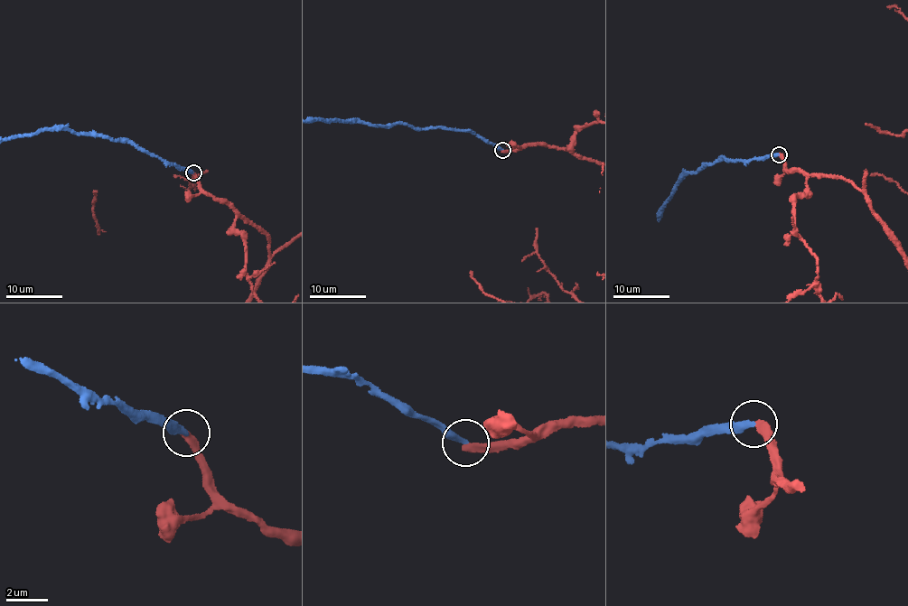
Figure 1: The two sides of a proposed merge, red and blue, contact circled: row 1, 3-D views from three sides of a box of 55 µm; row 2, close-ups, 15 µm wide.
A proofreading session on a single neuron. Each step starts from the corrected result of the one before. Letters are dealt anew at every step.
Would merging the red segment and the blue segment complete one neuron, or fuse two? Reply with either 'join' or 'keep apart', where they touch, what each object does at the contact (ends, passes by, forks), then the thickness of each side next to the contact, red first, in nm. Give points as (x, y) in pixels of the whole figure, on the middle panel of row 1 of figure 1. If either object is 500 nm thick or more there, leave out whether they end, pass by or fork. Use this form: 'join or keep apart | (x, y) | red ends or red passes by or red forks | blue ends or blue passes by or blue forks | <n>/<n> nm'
keep apart | (502, 150) | red ends | blue ends | 400/280 nm

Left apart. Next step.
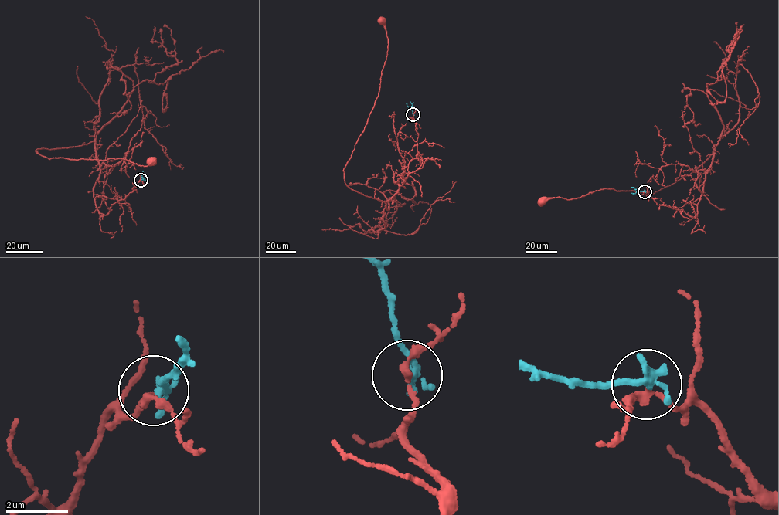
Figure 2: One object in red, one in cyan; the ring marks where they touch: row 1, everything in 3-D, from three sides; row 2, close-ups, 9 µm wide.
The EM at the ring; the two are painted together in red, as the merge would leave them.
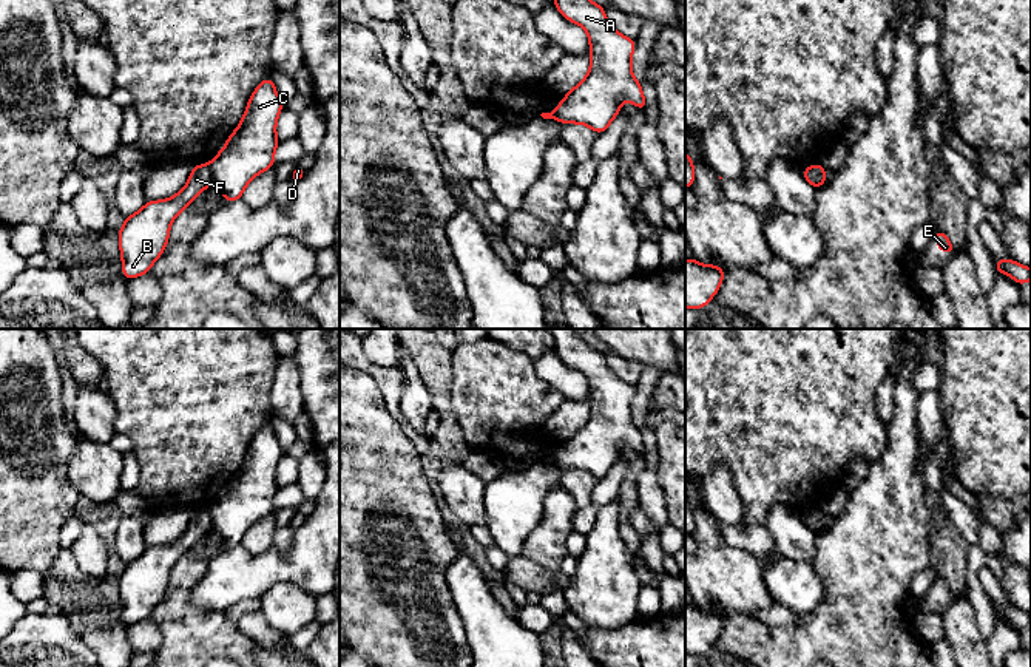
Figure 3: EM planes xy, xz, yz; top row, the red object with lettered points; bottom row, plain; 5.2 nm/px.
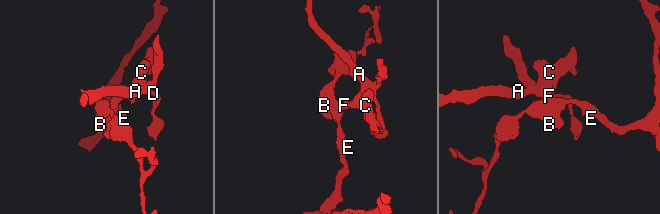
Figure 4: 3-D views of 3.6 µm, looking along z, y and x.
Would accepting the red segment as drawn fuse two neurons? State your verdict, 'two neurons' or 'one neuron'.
two neurons

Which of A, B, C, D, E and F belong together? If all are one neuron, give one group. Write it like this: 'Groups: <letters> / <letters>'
Groups: A C D / B E F

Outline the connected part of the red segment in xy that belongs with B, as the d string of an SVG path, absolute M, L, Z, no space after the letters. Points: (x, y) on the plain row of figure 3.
M208 510L193 511L188 528L179 539L164 547L147 547L137 559L125 564L117 577L125 625L150 618L156 605L165 598L174 564L211 528Z

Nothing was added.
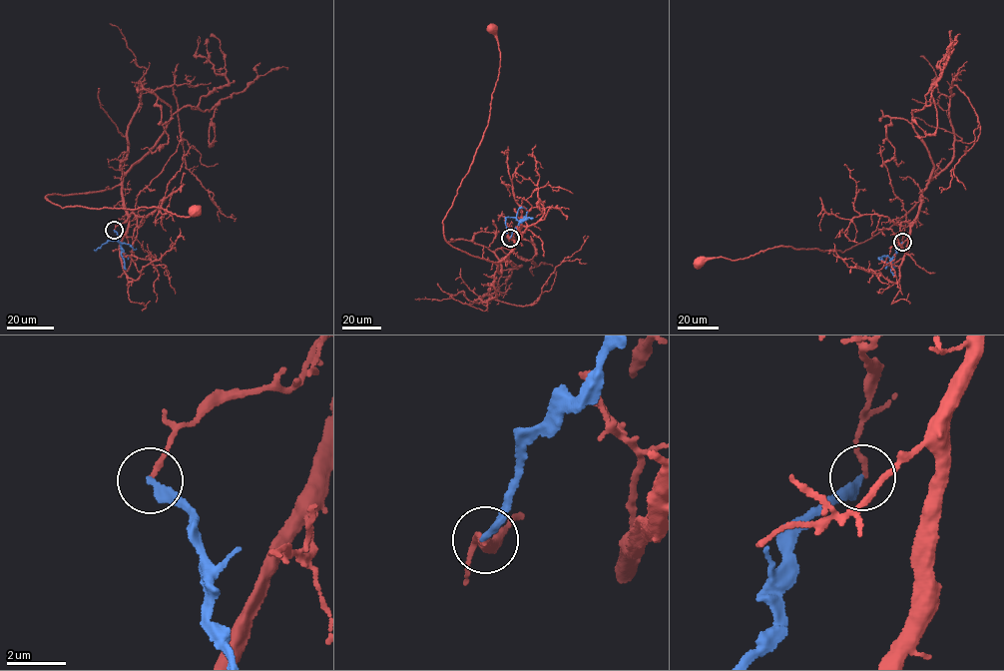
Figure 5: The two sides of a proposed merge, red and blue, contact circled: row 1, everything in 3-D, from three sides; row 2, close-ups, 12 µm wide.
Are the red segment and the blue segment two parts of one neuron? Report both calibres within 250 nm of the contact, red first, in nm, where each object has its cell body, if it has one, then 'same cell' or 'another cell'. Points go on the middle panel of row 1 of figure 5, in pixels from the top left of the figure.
160 nm thick on the red side, 240 nm on the other; cell body of red at (493, 28); no cell body on blue; another cell

